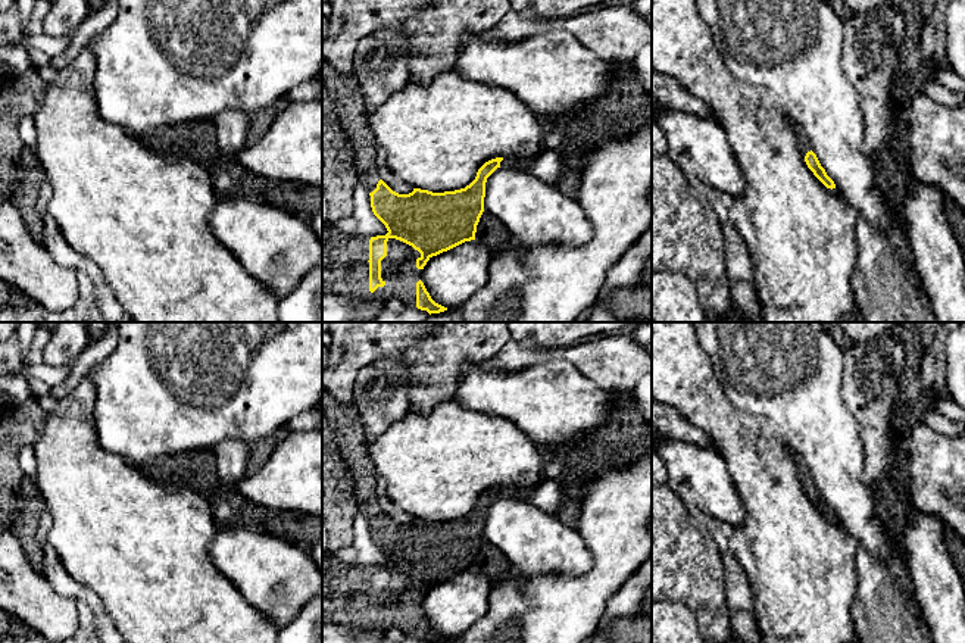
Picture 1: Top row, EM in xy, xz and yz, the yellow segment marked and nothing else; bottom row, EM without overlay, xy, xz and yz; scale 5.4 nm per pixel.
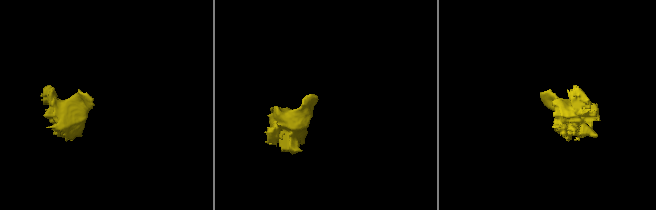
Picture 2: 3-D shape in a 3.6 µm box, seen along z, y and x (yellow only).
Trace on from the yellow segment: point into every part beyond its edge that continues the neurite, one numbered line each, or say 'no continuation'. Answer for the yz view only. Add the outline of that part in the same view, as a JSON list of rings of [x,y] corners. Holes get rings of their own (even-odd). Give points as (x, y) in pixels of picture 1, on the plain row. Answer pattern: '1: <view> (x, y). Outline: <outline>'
1: yz (802, 471). Outline: [[[791,452],[791,458],[793,458],[794,463],[797,465],[797,475],[802,481],[802,486],[805,487],[806,483],[811,481],[809,471],[797,453]]]

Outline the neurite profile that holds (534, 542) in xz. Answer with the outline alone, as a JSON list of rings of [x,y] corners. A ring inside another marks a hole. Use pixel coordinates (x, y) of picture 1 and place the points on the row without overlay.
[[[497,497],[485,512],[484,540],[496,546],[512,564],[512,571],[522,575],[559,574],[584,575],[594,564],[580,530],[562,522],[530,500]]]

